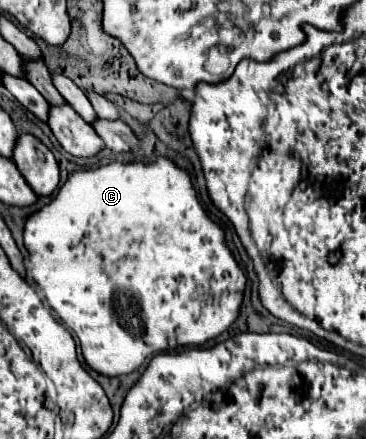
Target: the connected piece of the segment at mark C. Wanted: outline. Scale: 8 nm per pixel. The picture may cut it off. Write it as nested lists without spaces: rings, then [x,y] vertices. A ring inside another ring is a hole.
[[[155,156],[153,160],[141,158],[141,160],[131,160],[131,162],[111,162],[109,166],[71,172],[51,202],[27,216],[25,228],[23,228],[23,244],[29,252],[31,274],[43,292],[44,305],[48,306],[54,315],[65,324],[67,330],[71,330],[79,338],[81,352],[83,352],[87,366],[91,366],[95,372],[103,376],[127,376],[135,372],[149,356],[163,354],[179,346],[205,344],[207,340],[217,338],[223,332],[227,332],[241,316],[247,276],[237,264],[233,252],[229,250],[225,242],[225,230],[217,222],[213,222],[209,214],[205,212],[205,208],[201,206],[195,186],[191,182],[191,174],[185,168],[179,168],[167,156]]]

